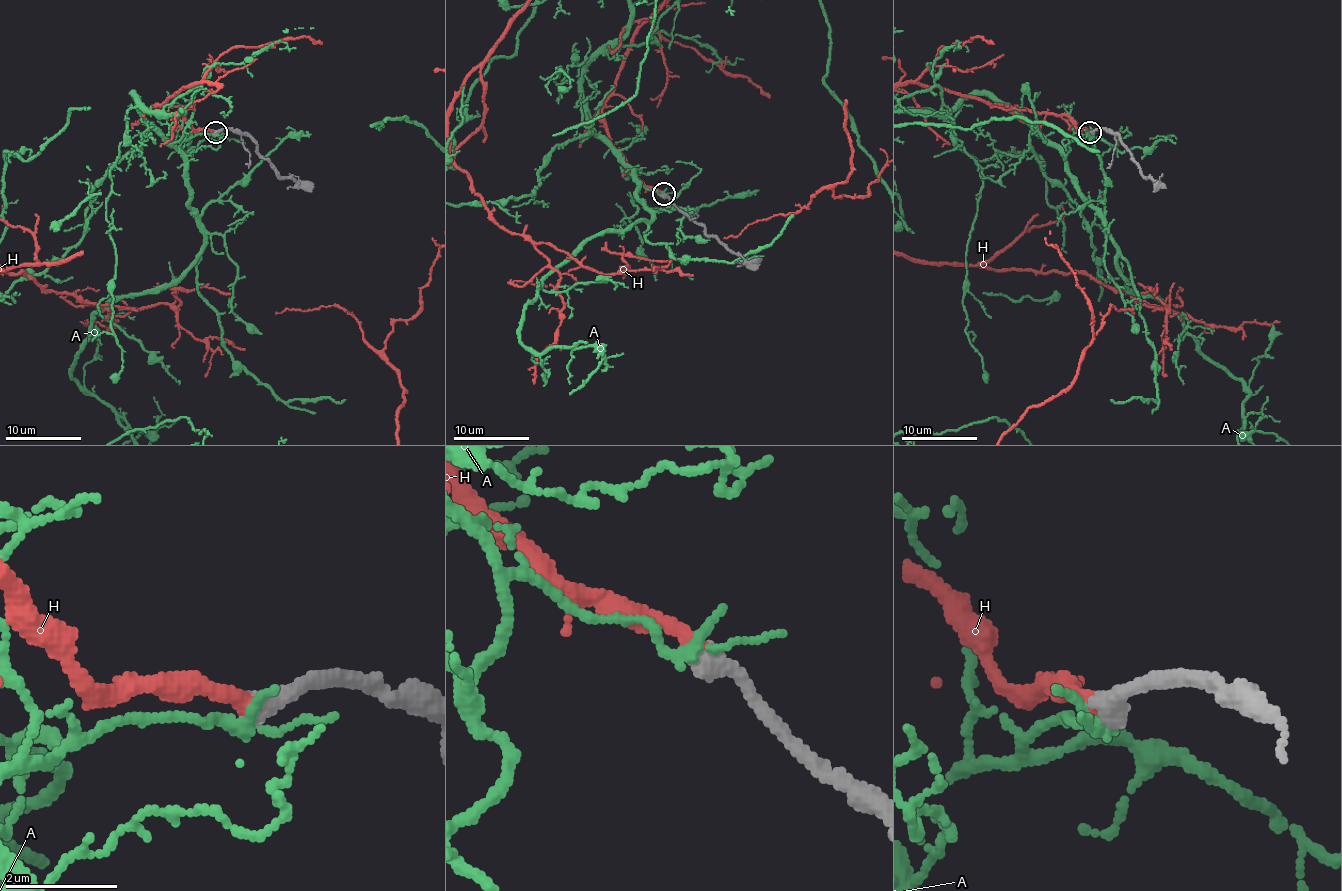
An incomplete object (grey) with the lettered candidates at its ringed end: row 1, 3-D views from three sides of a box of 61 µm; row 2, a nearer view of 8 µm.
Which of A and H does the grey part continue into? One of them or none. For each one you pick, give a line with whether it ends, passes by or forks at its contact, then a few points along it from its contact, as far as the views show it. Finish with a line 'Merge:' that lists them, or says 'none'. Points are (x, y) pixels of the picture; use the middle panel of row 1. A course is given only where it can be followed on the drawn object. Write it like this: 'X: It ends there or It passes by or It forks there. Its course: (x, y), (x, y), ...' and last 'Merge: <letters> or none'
H: It ends there
Merge: H

